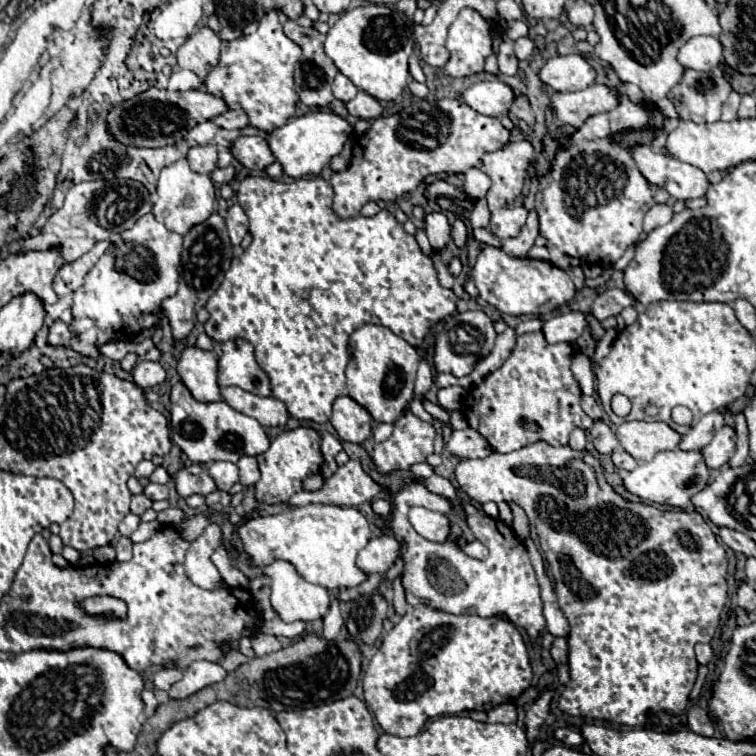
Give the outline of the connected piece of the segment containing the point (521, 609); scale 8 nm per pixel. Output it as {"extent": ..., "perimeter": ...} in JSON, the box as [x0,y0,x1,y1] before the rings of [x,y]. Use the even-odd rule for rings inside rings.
{"extent":[375,484,545,640],"perimeter":[[[409,484],[395,494],[393,510],[387,516],[375,514],[375,524],[381,530],[391,530],[397,540],[403,542],[403,588],[407,594],[407,602],[411,606],[427,604],[437,610],[445,610],[451,614],[477,614],[477,616],[493,616],[501,614],[517,628],[525,628],[531,640],[539,640],[539,632],[545,628],[543,618],[543,602],[539,596],[539,584],[529,562],[527,550],[523,542],[515,536],[515,532],[503,524],[499,518],[489,518],[481,514],[471,504],[465,504],[467,524],[471,532],[481,540],[483,546],[489,548],[487,560],[475,560],[461,552],[455,542],[429,542],[415,532],[415,528],[407,520],[407,510],[411,506],[425,506],[433,512],[447,514],[447,500],[429,492],[423,484]]]}

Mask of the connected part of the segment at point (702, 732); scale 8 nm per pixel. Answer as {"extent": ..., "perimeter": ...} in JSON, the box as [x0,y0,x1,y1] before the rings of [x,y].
{"extent":[687,706,713,738],"perimeter":[[[691,706],[687,710],[687,722],[689,722],[689,728],[699,734],[699,736],[707,736],[711,738],[713,736],[713,724],[709,722],[709,716],[707,716],[707,710],[701,708],[701,706]]]}

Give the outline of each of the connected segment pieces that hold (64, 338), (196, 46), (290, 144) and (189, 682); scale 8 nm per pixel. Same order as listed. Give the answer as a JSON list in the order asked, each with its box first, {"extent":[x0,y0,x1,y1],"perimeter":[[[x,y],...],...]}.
[{"extent":[49,320,71,346],"perimeter":[[[55,320],[49,328],[49,344],[51,346],[67,346],[71,340],[69,326],[63,320]]]},{"extent":[175,26,221,78],"perimeter":[[[203,26],[183,46],[179,46],[175,54],[177,64],[205,78],[207,72],[215,68],[215,64],[219,62],[219,46],[221,46],[219,36],[211,28]]]},{"extent":[269,112,353,178],"perimeter":[[[307,112],[305,116],[291,118],[285,126],[275,128],[269,136],[269,148],[275,160],[283,166],[283,174],[291,178],[301,178],[309,174],[319,174],[329,160],[341,152],[345,140],[353,132],[353,126],[333,112]]]},{"extent":[169,660,227,700],"perimeter":[[[197,660],[197,662],[191,662],[185,672],[183,672],[183,680],[173,684],[169,688],[169,698],[175,698],[175,700],[183,700],[211,684],[217,684],[217,682],[223,682],[223,678],[227,676],[227,672],[217,664],[217,662],[209,662],[209,660]]]}]

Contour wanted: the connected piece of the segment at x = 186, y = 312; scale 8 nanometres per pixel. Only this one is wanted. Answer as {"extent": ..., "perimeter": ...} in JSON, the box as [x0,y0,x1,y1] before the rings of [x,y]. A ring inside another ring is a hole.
{"extent":[161,212,233,342],"perimeter":[[[213,212],[203,224],[197,224],[185,234],[179,290],[175,292],[175,296],[169,296],[161,304],[163,314],[169,318],[169,324],[173,328],[175,342],[181,342],[191,332],[197,310],[205,306],[205,302],[215,294],[215,290],[223,282],[223,274],[227,272],[231,258],[233,258],[233,246],[229,242],[227,226],[225,226],[225,220],[217,212]]]}

